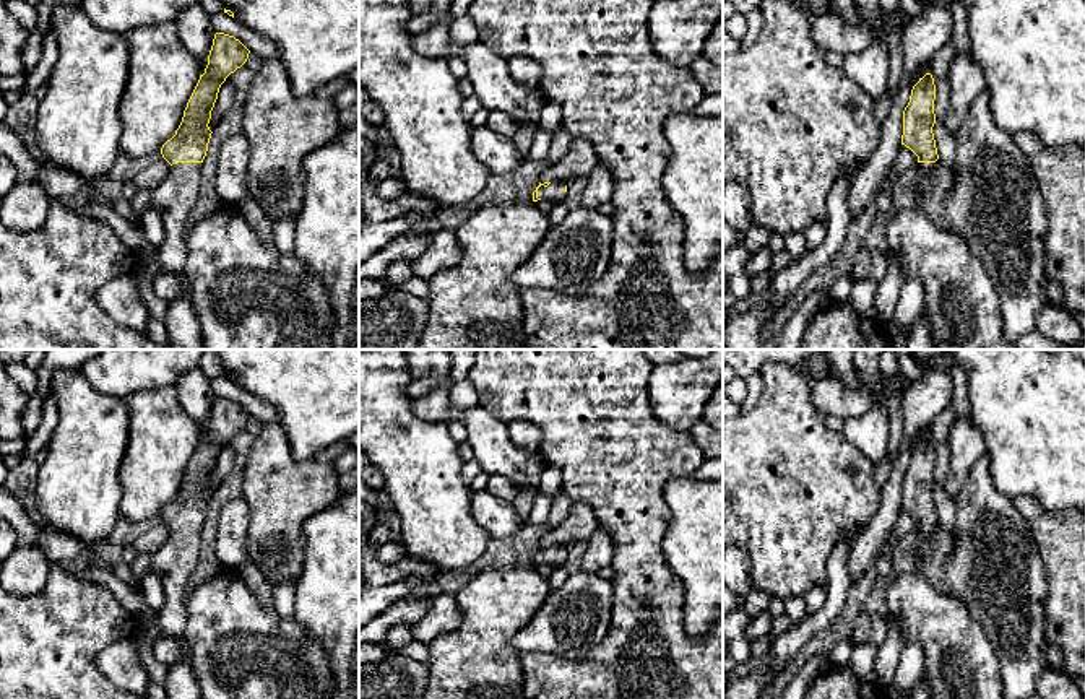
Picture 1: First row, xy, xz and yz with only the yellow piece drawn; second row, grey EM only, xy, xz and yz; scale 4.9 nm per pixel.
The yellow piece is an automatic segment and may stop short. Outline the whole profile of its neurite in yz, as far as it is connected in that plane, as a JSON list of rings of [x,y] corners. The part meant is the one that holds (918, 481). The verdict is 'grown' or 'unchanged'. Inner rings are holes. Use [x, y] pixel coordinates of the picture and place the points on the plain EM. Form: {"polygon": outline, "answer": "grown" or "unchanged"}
{"polygon": [[[926,437],[913,450],[910,467],[903,475],[901,509],[918,520],[921,567],[931,558],[934,527],[939,523],[932,491],[936,449],[931,437]]], "answer": "grown"}

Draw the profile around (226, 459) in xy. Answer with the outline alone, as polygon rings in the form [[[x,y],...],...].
[[[224,445],[219,452],[218,463],[214,467],[214,471],[211,475],[211,483],[210,483],[210,494],[213,496],[223,480],[232,471],[236,462],[236,454],[231,447]]]

